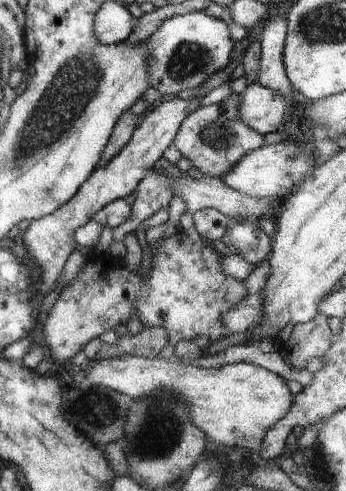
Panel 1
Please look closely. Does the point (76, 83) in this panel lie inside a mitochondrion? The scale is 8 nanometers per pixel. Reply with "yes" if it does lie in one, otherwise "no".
yes

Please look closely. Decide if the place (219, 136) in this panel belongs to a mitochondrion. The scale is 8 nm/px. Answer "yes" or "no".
yes

